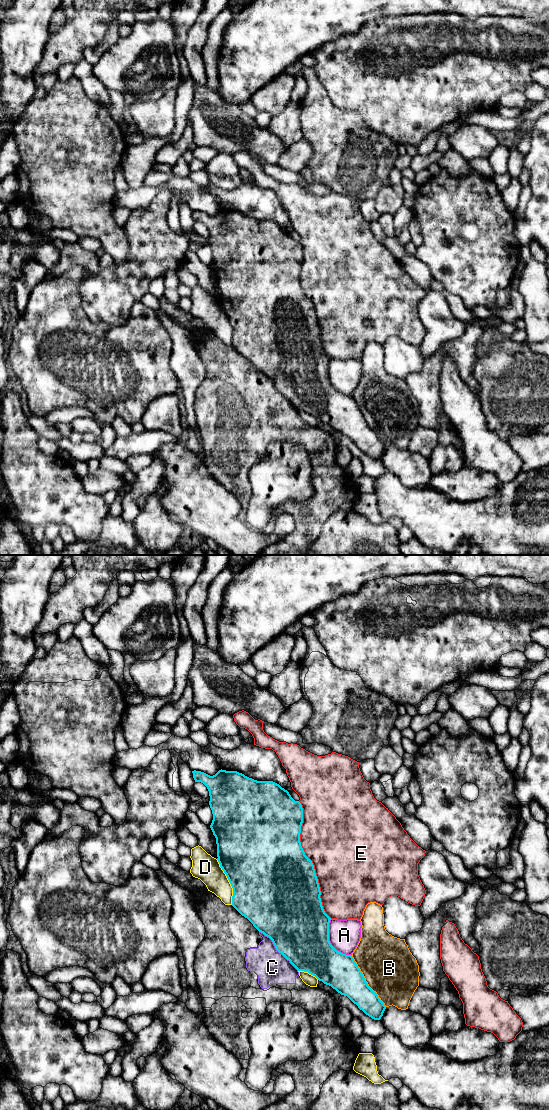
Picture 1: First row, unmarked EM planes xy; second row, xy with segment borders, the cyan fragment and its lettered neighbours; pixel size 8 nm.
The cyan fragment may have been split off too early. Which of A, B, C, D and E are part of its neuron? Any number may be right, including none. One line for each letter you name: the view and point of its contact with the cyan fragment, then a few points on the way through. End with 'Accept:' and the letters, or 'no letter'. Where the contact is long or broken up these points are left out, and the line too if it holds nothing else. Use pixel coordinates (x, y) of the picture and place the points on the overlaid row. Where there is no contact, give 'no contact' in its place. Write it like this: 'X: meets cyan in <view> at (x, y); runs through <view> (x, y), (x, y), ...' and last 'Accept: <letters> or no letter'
C: meets cyan in xy at (277, 950); runs through xy (299, 928), (277, 950), (277, 960), (272, 967)
Accept: C

